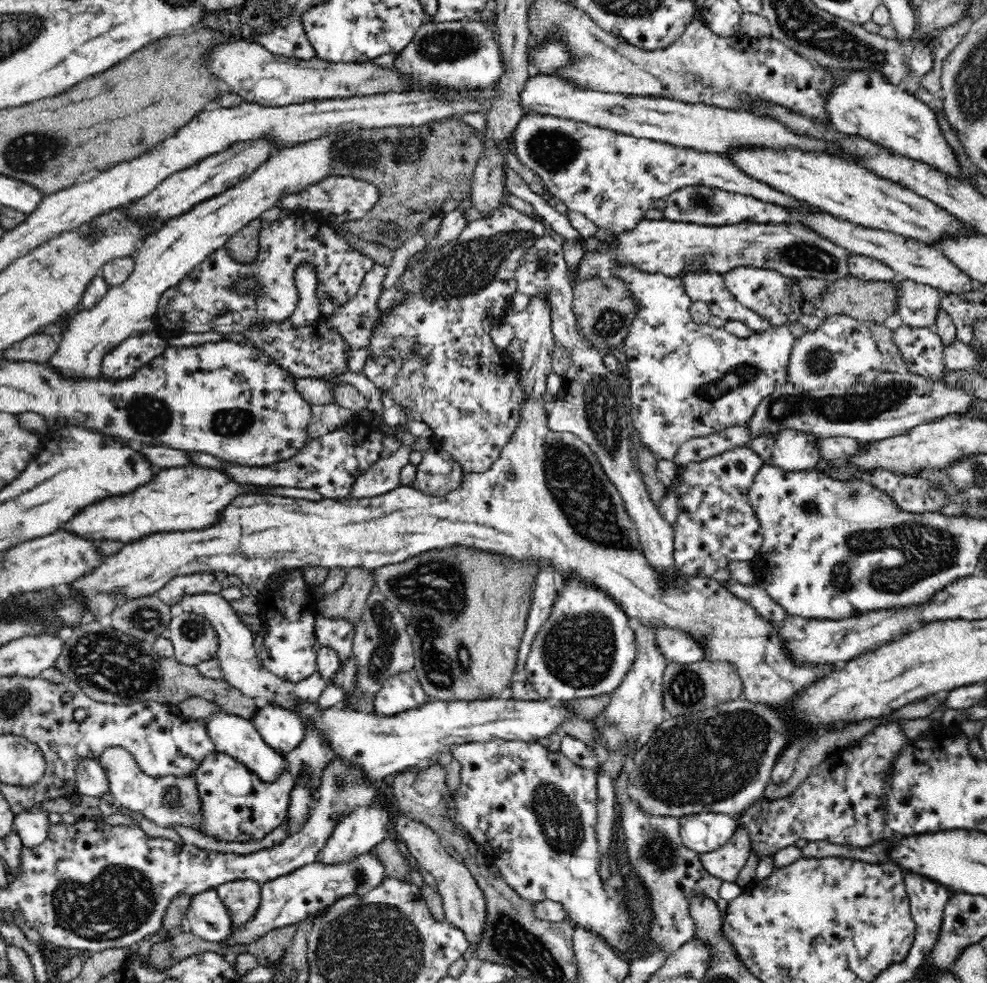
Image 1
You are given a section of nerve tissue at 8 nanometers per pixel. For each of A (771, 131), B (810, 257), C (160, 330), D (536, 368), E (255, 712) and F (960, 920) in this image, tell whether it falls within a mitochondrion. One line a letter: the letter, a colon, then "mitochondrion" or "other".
A: other
B: mitochondrion
C: other
D: other
E: other
F: other

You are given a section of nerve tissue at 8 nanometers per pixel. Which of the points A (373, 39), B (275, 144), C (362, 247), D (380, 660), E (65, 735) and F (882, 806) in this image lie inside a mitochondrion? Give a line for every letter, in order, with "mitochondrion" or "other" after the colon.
A: other
B: other
C: other
D: mitochondrion
E: other
F: other

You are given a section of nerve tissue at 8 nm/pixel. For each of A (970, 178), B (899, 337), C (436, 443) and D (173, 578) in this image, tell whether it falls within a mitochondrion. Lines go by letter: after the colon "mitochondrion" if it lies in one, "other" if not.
A: other
B: other
C: other
D: other

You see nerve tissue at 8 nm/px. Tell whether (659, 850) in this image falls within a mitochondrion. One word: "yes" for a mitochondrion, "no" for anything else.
yes

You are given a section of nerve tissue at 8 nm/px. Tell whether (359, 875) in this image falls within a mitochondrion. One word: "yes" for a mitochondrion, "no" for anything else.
yes

